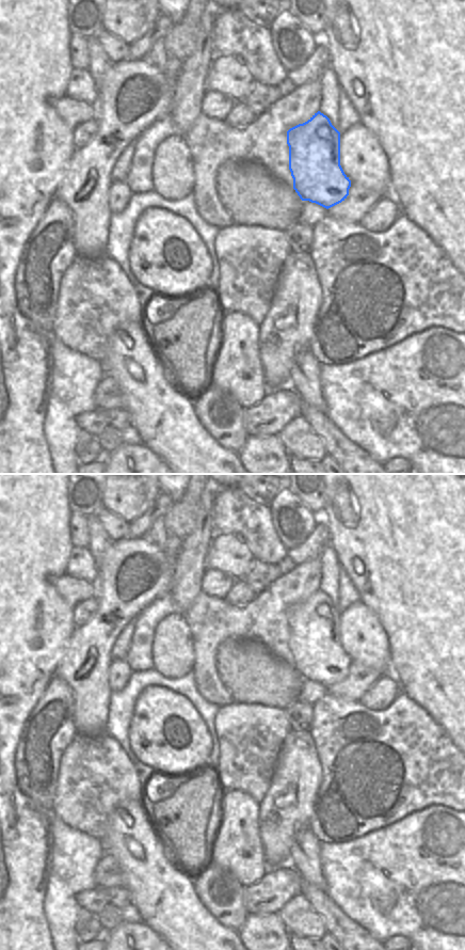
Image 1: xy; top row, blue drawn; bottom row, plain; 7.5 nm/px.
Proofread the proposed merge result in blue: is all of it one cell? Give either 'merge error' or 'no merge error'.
no merge error

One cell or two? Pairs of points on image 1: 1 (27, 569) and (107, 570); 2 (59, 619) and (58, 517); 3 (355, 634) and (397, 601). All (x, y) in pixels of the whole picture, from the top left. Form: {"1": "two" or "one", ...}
{"1": "two", "2": "one", "3": "two"}

